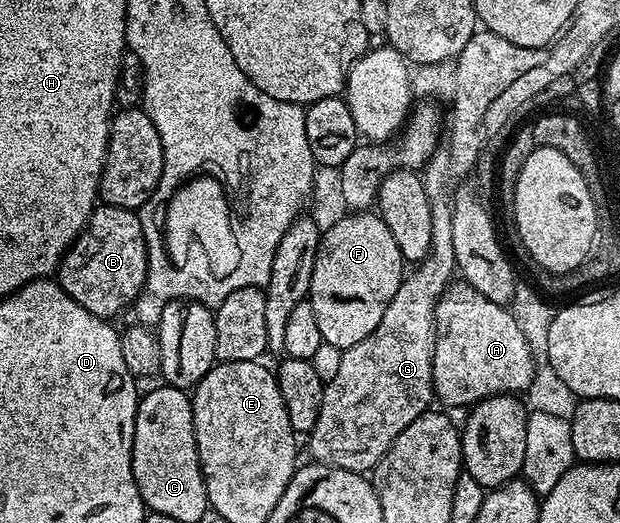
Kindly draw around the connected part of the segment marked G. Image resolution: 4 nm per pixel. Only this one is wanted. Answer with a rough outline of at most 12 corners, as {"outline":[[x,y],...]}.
{"outline":[[450,152],[421,168],[430,253],[342,352],[308,433],[369,472],[435,402],[434,306],[456,275]]}

